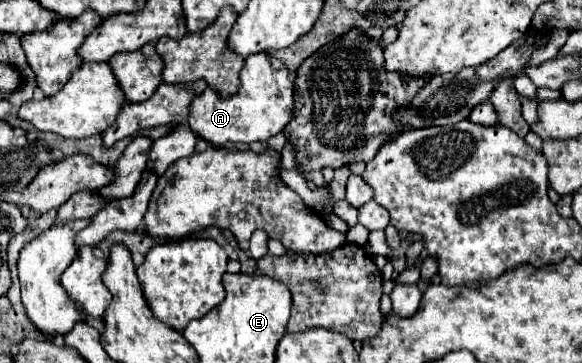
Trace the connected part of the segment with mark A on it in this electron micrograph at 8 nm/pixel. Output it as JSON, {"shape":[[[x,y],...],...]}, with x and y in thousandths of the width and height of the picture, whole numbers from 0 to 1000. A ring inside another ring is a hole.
{"shape":[[[454,143],[426,154],[412,198],[412,248],[392,270],[354,242],[330,275],[323,342],[337,375],[375,408],[399,408],[402,397],[457,391],[491,353],[505,320],[505,226],[495,182]]]}

